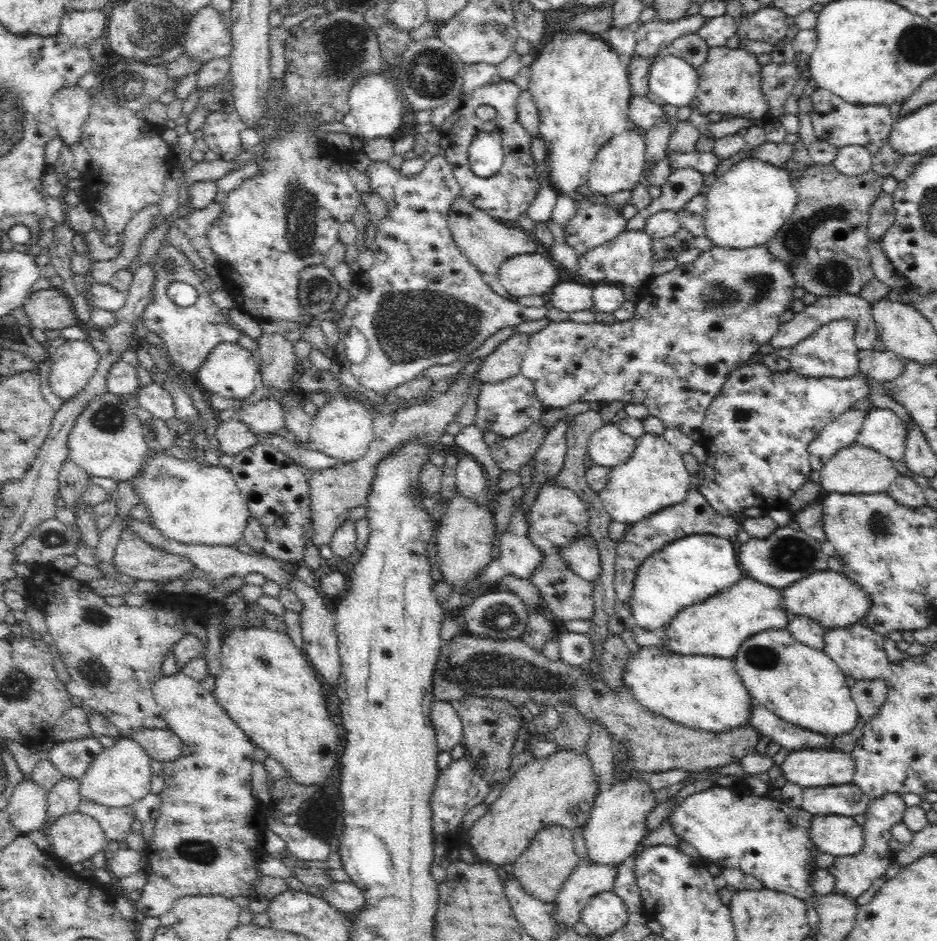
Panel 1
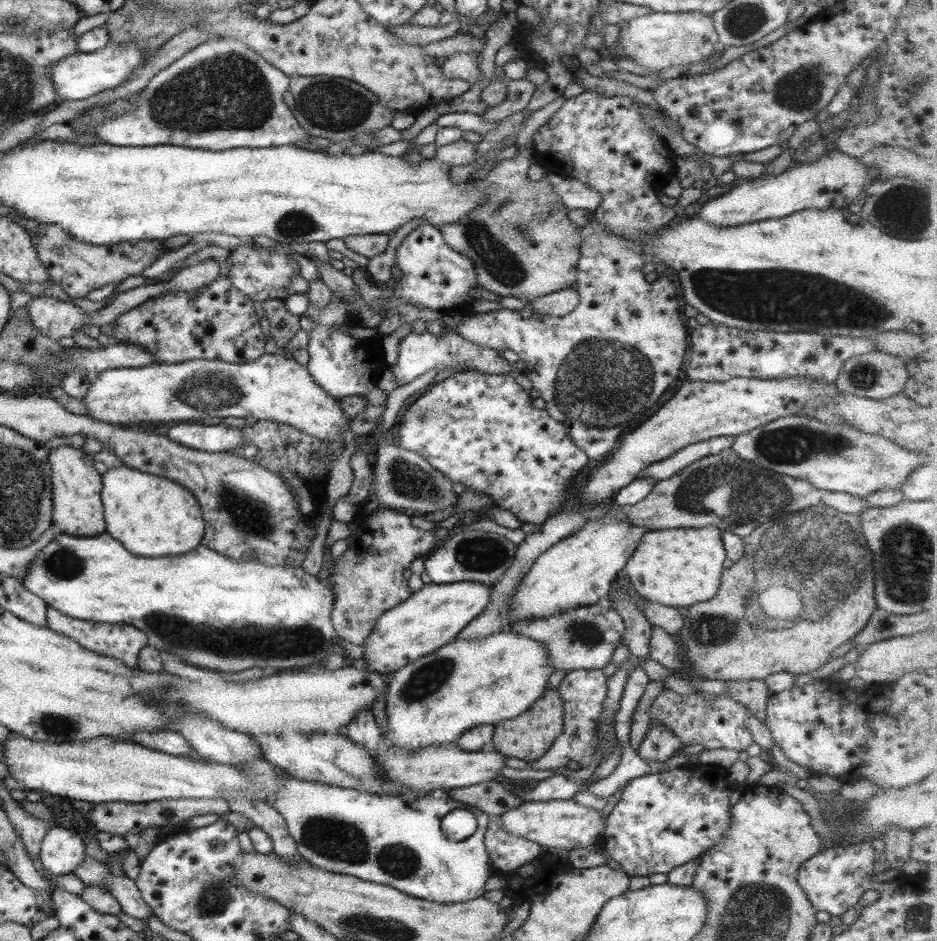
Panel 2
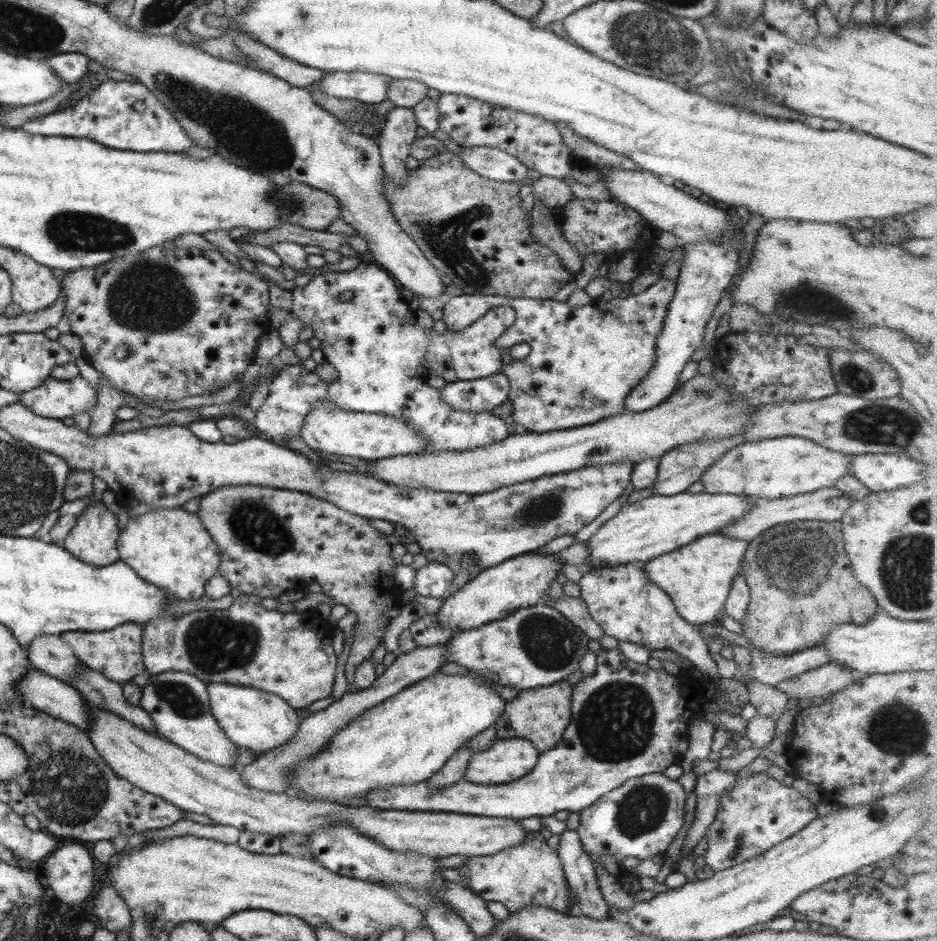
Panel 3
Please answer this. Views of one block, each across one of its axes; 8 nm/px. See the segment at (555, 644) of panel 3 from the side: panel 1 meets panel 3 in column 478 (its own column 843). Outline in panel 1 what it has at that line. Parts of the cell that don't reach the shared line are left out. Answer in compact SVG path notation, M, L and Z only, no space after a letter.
M862 622L826 629L822 641L822 650L840 667L844 675L856 681L880 679L883 672L893 670L893 664L884 651L884 637Z

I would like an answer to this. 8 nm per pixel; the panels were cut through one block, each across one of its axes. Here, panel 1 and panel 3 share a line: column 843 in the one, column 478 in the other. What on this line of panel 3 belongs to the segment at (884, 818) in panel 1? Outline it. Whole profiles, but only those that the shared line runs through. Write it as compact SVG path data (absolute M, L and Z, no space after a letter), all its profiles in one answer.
M539 831L525 832L525 838L519 844L503 848L491 856L468 856L467 862L459 866L458 870L468 880L467 888L486 902L489 900L501 902L509 913L523 906L541 906L551 908L555 912L574 912L569 908L569 888L561 869L561 859L557 858L557 853L552 848L549 848Z

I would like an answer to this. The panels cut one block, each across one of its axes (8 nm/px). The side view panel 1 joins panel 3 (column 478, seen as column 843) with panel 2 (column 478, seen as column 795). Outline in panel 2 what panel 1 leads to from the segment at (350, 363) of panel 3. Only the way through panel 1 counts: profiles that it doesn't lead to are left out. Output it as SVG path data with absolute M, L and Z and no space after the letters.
M444 326L437 336L426 330L418 333L411 331L403 336L397 345L399 345L399 348L397 348L397 362L389 366L389 368L391 374L393 374L393 380L399 386L411 382L411 380L432 368L442 371L443 369L457 367L457 370L473 369L480 373L492 375L507 375L512 373L513 369L513 364L509 364L501 357L501 351L498 352L493 348L473 344L473 342L469 342L469 340L465 340L465 338L457 334L452 328L448 329Z

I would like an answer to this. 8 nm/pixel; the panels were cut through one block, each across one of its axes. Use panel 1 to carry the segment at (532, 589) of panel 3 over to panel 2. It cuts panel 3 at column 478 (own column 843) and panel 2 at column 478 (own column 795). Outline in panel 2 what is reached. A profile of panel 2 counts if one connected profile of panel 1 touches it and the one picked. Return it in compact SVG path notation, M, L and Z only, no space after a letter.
M461 581L449 584L428 583L423 585L419 590L412 592L405 601L397 604L397 607L389 608L377 617L373 630L363 643L362 659L367 664L367 670L374 673L394 673L398 668L437 650L444 644L453 642L458 632L483 612L488 606L489 600L489 586L485 586L481 582Z

